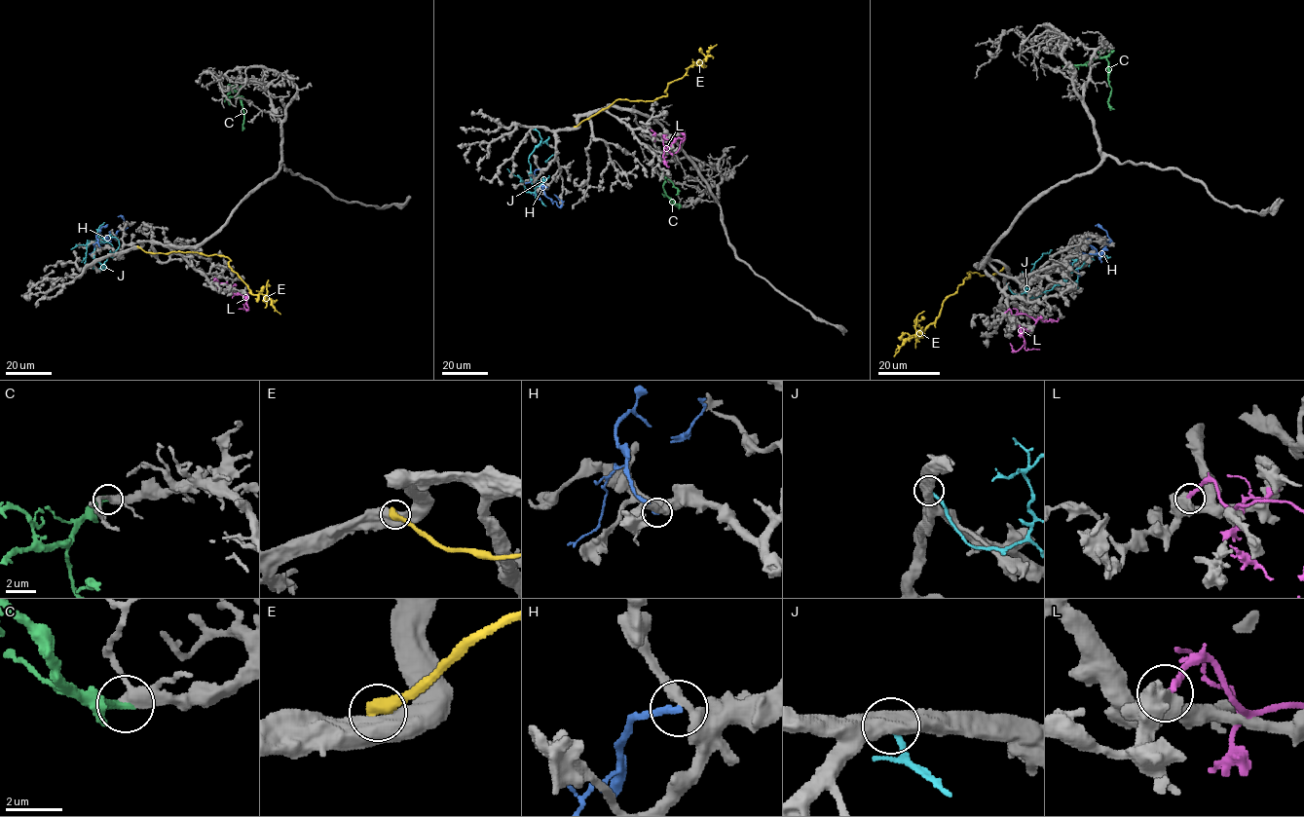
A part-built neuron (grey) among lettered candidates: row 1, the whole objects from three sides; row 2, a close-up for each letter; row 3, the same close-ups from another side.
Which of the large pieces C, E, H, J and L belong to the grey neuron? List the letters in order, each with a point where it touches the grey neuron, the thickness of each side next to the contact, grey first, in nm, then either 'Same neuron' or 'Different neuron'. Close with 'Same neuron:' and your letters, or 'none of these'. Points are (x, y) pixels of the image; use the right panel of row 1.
C: Touches grey at (1111, 48). Thickness 360 nm (grey) against 400 nm. Same neuron
E: Touches grey at (1005, 266). Thickness 600 nm (grey) against 550 nm. Different neuron
H: Touches grey at (1061, 269). Thickness 400 nm (grey) against 280 nm. Different neuron
J: Touches grey at (1004, 282). Thickness 650 nm (grey) against 240 nm. Different neuron
L: Touches grey at (1005, 313). Thickness 600 nm (grey) against 240 nm. Different neuron
Same neuron: C

